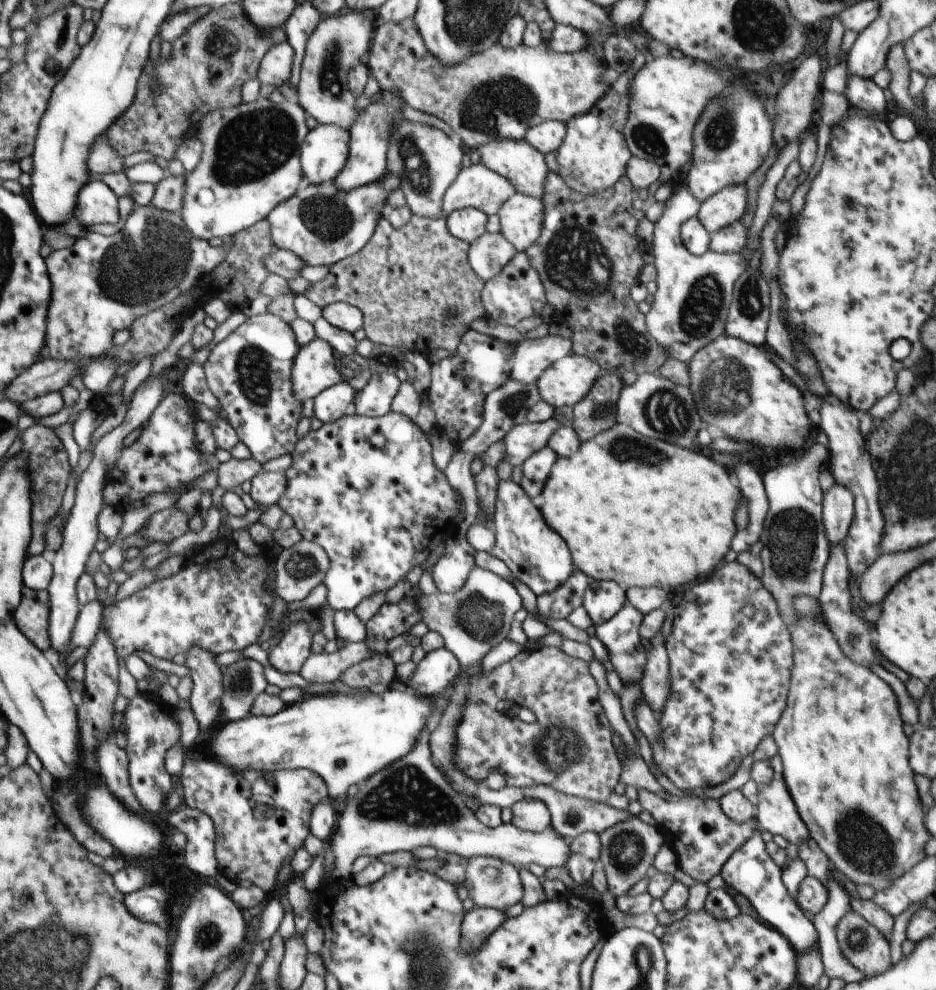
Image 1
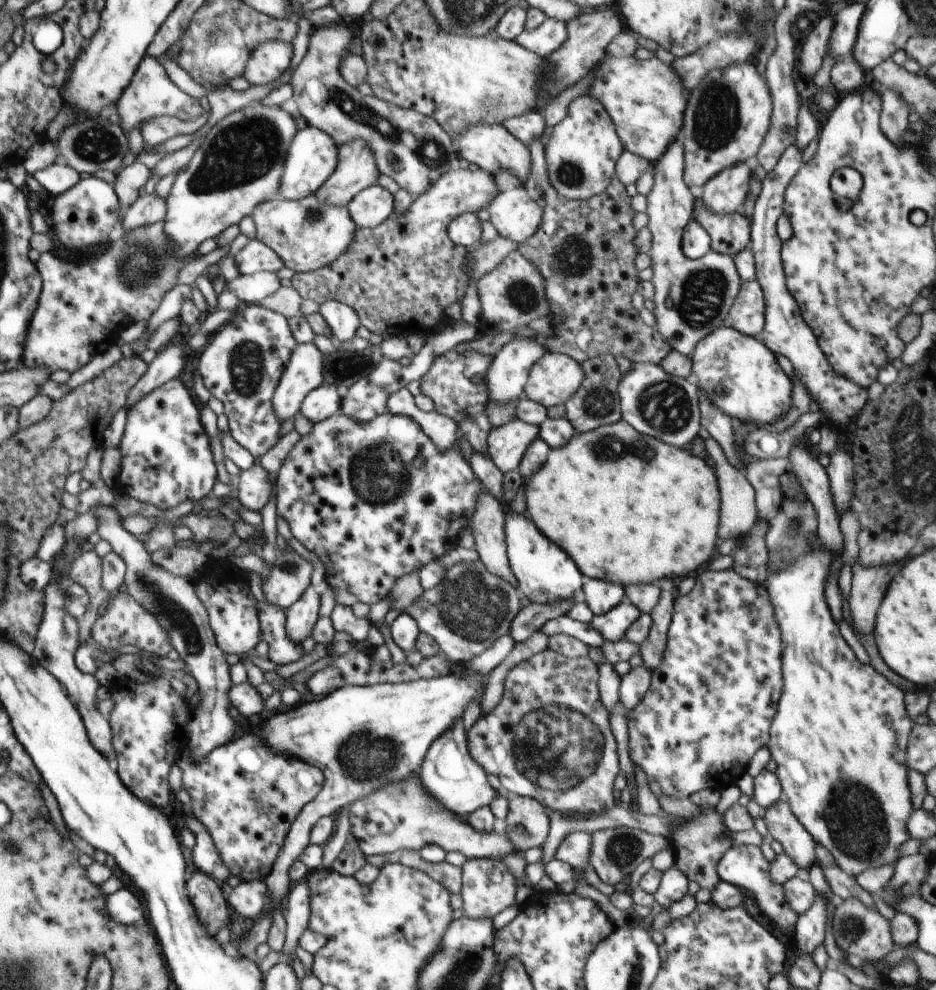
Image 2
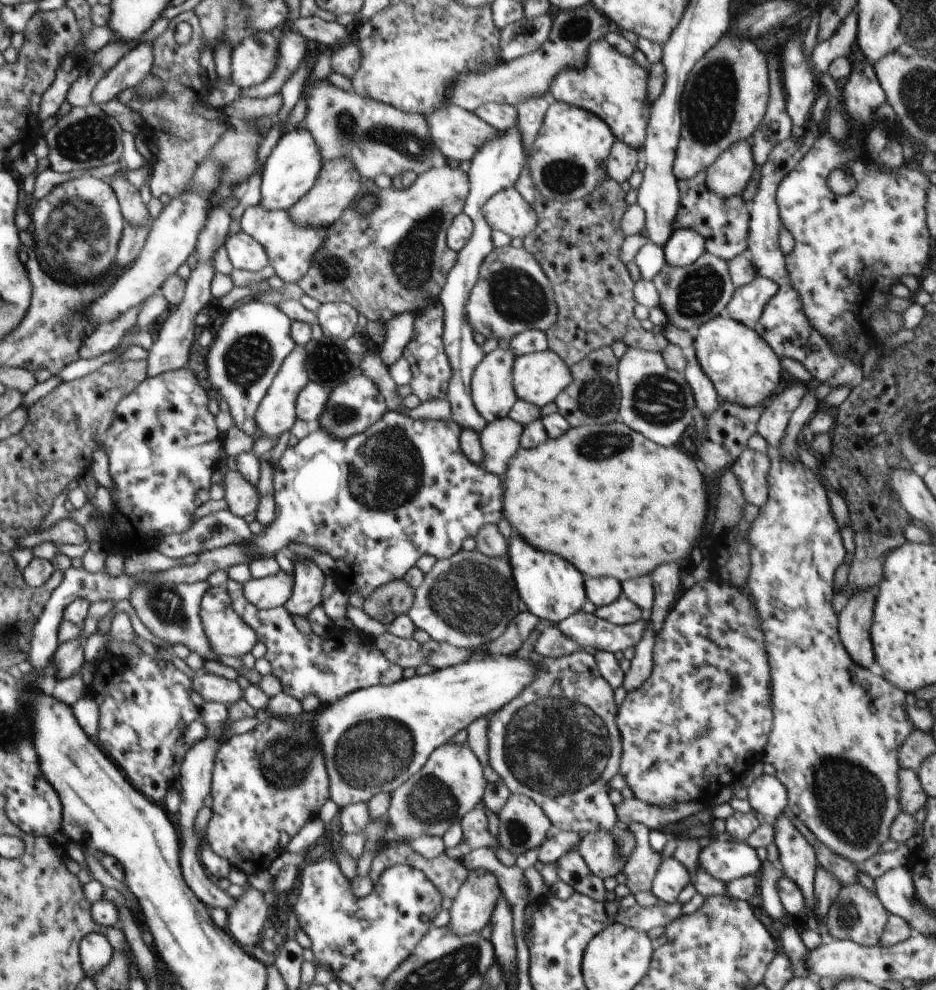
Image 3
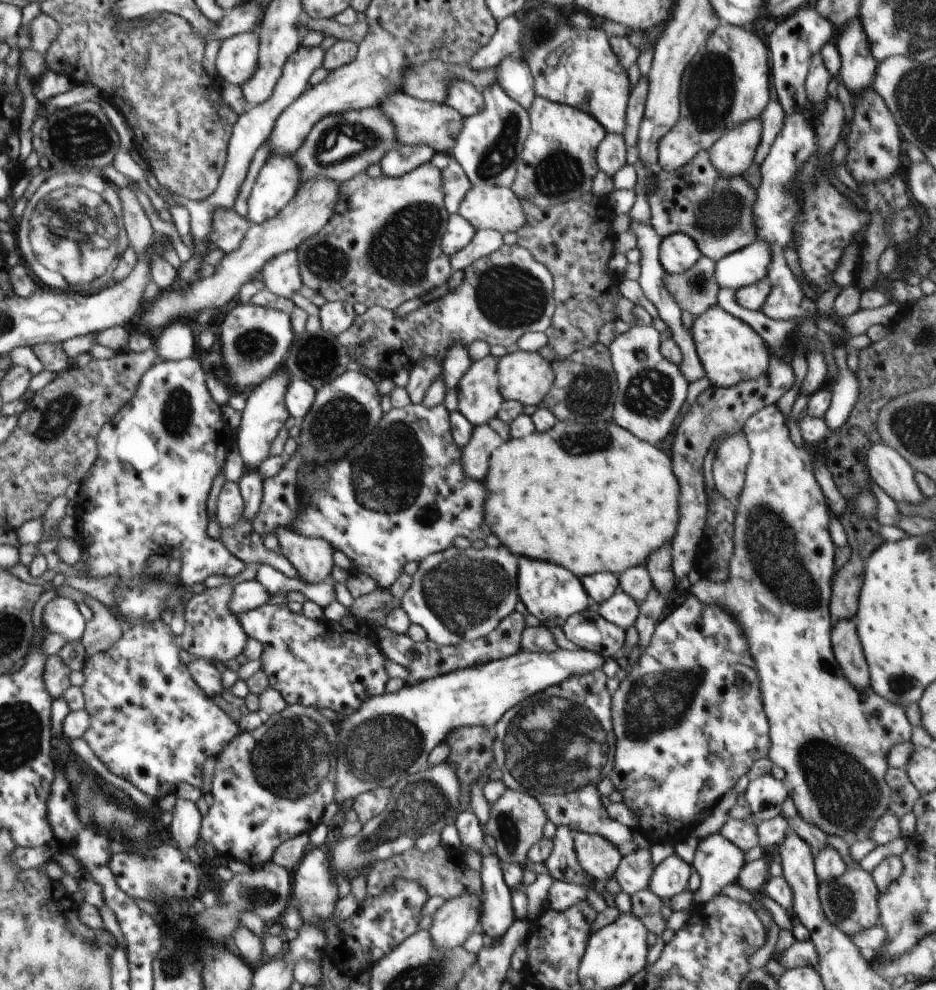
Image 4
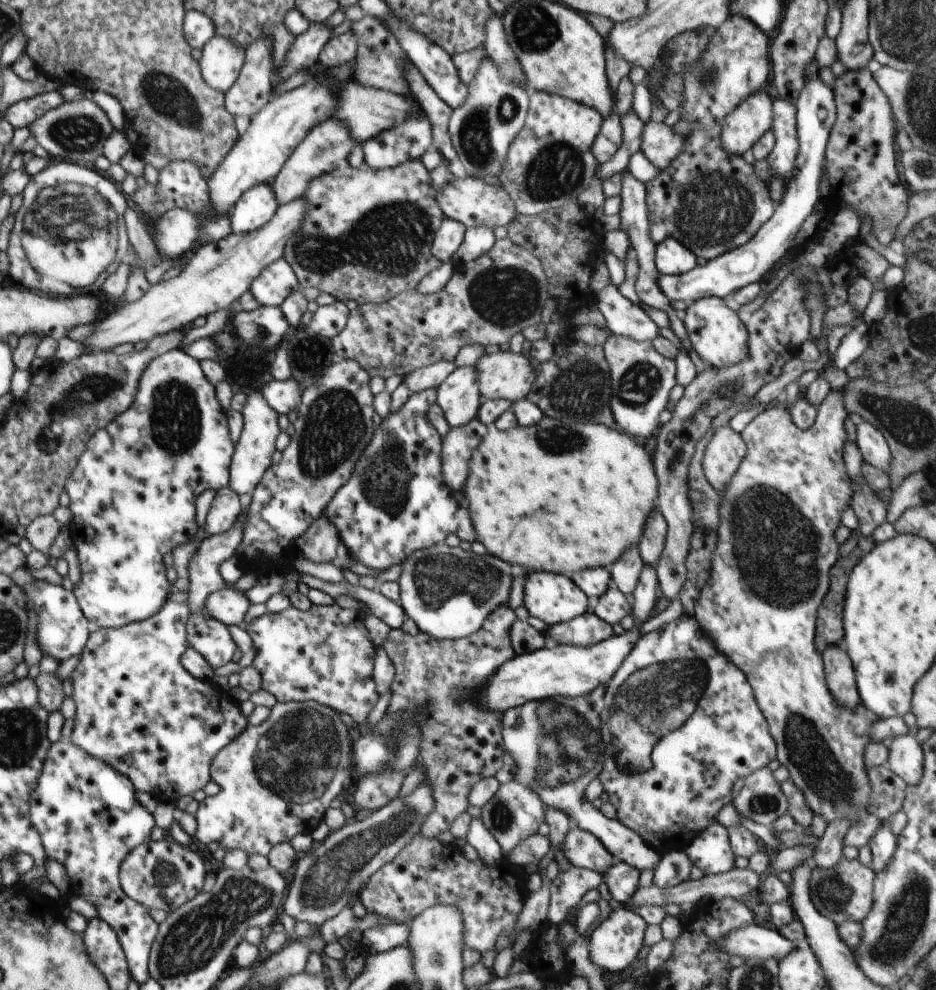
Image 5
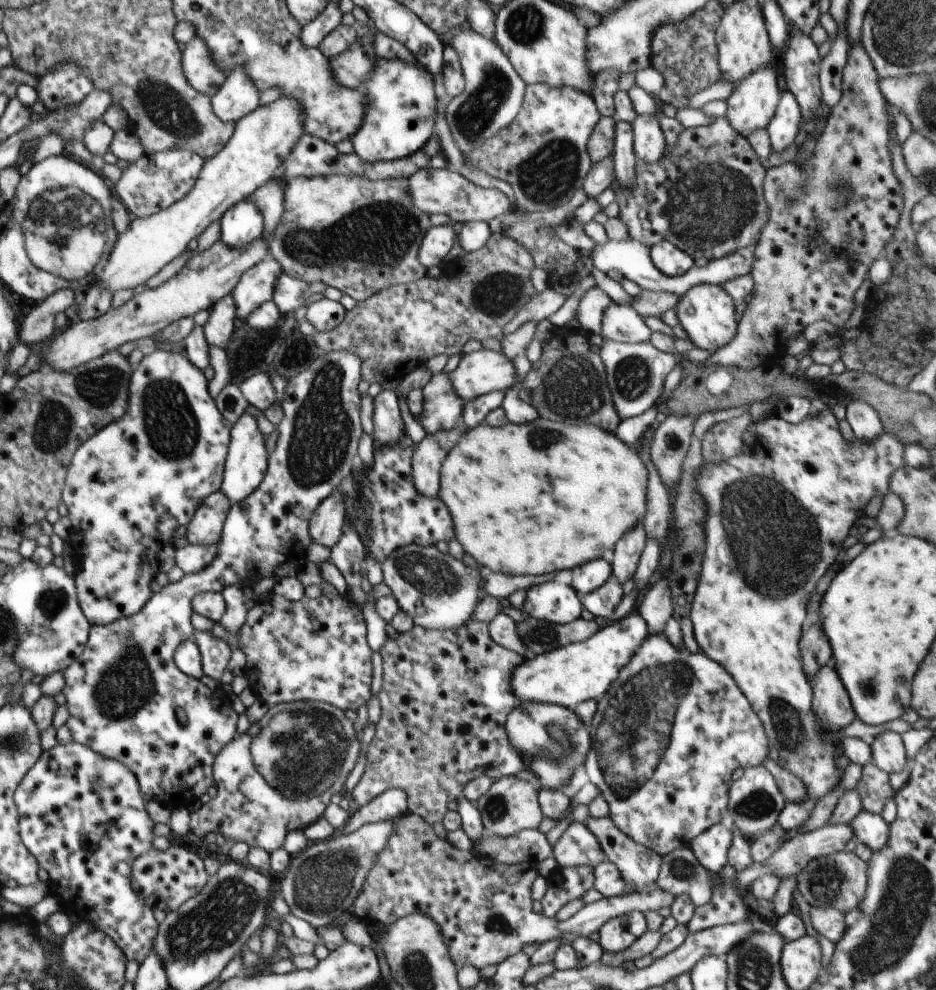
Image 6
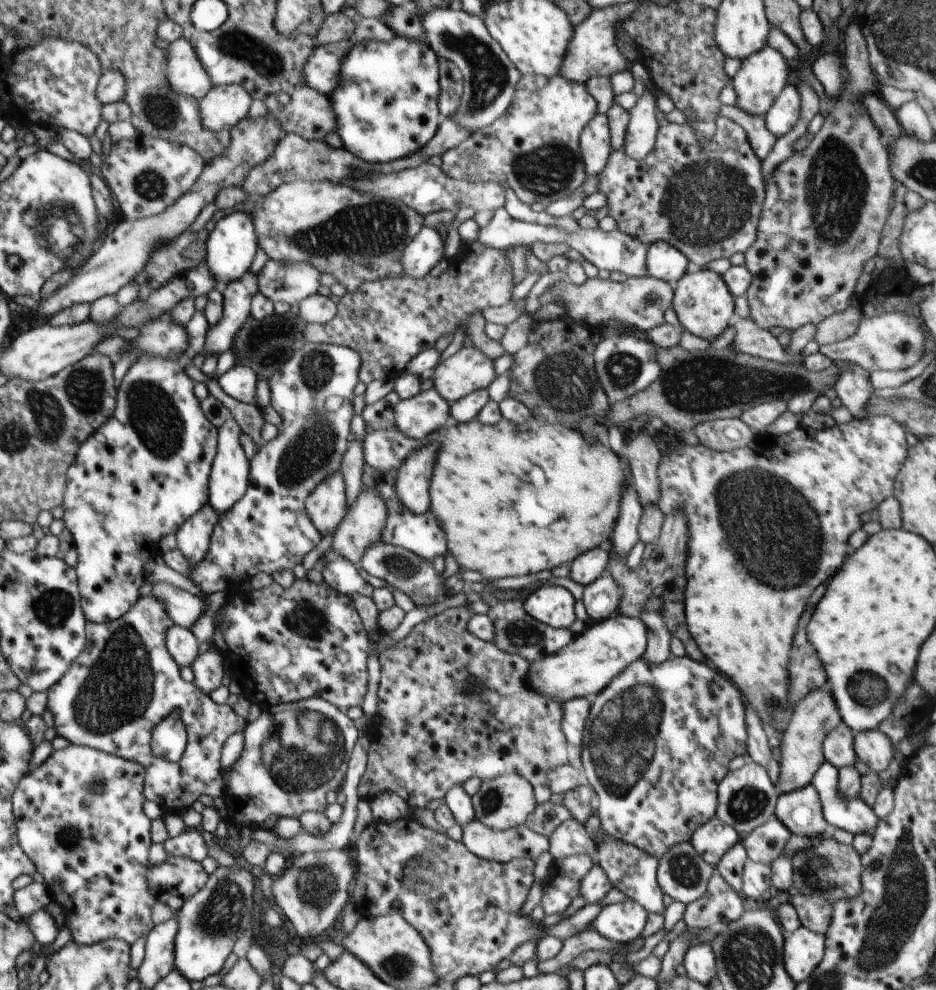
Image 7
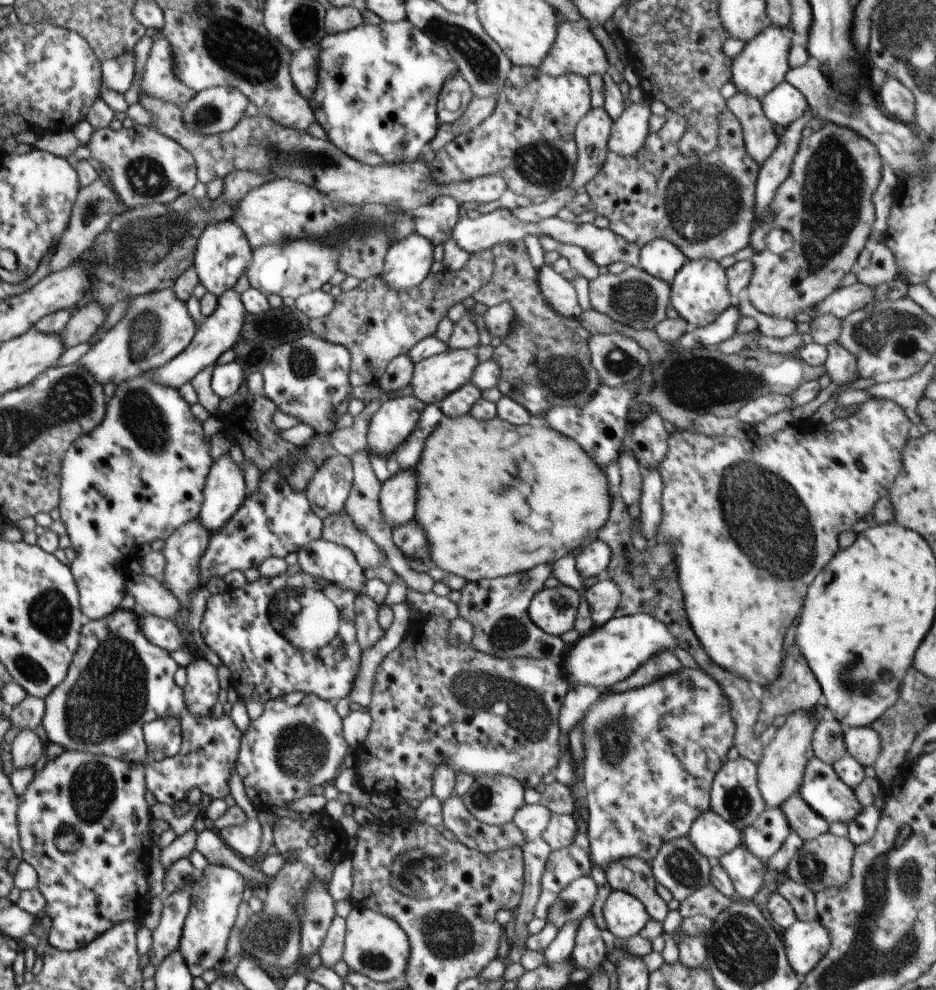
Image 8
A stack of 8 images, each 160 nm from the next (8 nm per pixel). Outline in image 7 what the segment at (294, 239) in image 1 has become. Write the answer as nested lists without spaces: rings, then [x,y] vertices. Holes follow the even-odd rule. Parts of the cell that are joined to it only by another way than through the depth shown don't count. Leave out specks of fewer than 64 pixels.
[[[248,270],[238,280],[233,280],[226,285],[222,292],[222,318],[209,327],[206,333],[205,350],[200,355],[191,354],[195,367],[201,369],[209,354],[222,354],[230,350],[234,336],[251,315],[252,297],[259,292],[257,278],[258,274],[255,275]]]

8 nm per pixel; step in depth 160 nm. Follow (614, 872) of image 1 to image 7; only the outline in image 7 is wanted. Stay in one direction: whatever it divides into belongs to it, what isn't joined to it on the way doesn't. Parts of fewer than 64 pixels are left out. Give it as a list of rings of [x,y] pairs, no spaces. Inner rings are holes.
[[[570,818],[560,824],[549,836],[549,853],[554,859],[563,859],[580,853],[595,858],[597,844],[579,820]]]

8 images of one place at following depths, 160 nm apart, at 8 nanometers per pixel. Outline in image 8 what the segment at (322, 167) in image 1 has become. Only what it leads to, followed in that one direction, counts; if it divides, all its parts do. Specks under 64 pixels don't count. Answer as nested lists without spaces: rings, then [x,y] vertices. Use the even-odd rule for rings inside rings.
[[[228,219],[207,226],[200,235],[192,266],[194,266],[200,284],[208,292],[221,297],[227,290],[234,289],[240,276],[244,274],[253,259],[253,248],[250,246],[243,228],[236,221]]]

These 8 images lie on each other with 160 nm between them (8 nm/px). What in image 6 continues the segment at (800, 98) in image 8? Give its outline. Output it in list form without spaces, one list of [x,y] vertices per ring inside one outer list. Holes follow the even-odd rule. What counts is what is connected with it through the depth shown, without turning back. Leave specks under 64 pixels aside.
[[[792,92],[781,93],[778,107],[766,131],[774,152],[782,152],[796,141],[802,123],[801,109]]]

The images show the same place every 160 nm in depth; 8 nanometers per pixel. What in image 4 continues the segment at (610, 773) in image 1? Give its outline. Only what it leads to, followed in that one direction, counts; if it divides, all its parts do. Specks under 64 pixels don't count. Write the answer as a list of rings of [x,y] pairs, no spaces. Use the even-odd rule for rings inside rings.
[[[600,668],[568,677],[560,684],[529,696],[522,703],[509,708],[495,724],[497,737],[493,742],[493,755],[496,767],[503,772],[502,780],[507,788],[536,797],[550,822],[557,827],[603,836],[615,847],[628,851],[635,847],[631,829],[609,818],[597,787],[598,782],[609,777],[614,767],[616,737],[611,717],[612,685],[610,678]]]

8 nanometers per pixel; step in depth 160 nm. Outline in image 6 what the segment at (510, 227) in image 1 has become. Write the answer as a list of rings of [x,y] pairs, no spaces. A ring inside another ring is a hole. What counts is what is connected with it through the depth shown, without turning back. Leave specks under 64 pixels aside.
[[[427,167],[418,170],[408,178],[408,194],[412,204],[424,214],[446,214],[452,222],[468,223],[469,221],[490,222],[492,218],[502,216],[504,212],[514,207],[511,194],[498,189],[481,188],[469,182],[461,174],[450,167],[436,169]]]

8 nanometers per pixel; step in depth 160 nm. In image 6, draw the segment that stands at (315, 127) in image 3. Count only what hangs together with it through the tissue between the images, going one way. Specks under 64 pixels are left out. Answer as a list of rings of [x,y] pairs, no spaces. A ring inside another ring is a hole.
[[[275,176],[257,190],[254,190],[251,196],[244,198],[248,202],[252,202],[262,212],[264,231],[261,236],[264,237],[266,242],[271,240],[276,226],[280,223],[280,218],[284,215],[283,184]]]

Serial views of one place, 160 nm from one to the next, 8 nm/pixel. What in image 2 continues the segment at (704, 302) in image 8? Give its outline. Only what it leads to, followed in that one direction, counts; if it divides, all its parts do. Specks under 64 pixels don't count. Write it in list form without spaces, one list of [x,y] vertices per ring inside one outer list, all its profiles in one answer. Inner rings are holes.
[[[725,325],[718,327],[696,343],[696,348],[690,357],[691,372],[698,377],[696,386],[699,388],[700,400],[707,397],[712,406],[718,407],[734,422],[751,423],[756,426],[772,425],[791,409],[793,395],[793,382],[782,370],[775,355],[760,338],[742,334],[735,328]]]

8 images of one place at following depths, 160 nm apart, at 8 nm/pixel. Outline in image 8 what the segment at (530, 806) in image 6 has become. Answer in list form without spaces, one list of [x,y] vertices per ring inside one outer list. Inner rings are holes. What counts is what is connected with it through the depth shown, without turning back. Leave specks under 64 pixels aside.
[[[486,775],[475,777],[475,783],[461,797],[468,812],[481,823],[505,825],[512,823],[519,808],[525,805],[526,787],[514,777]]]

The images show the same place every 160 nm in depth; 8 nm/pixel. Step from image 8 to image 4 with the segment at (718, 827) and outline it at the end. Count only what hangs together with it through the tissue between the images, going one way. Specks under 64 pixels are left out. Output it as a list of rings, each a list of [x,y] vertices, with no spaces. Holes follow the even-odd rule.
[[[719,832],[701,839],[692,864],[701,878],[701,885],[693,894],[694,903],[713,900],[723,886],[738,882],[739,874],[747,864],[745,854]]]

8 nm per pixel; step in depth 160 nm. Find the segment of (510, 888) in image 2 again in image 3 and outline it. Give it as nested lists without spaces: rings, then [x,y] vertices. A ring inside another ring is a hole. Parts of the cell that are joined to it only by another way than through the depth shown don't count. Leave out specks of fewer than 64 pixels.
[[[485,868],[469,871],[467,879],[462,883],[450,908],[451,920],[448,926],[460,936],[470,933],[479,933],[484,926],[491,922],[492,913],[497,907],[498,899],[503,894],[496,876]]]

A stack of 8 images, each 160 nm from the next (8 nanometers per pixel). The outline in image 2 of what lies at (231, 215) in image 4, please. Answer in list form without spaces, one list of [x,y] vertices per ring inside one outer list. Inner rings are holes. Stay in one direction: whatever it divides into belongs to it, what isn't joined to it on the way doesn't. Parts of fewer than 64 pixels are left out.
[[[251,239],[237,254],[235,263],[240,274],[254,274],[260,271],[278,272],[286,267],[284,261],[269,246],[258,239]]]

